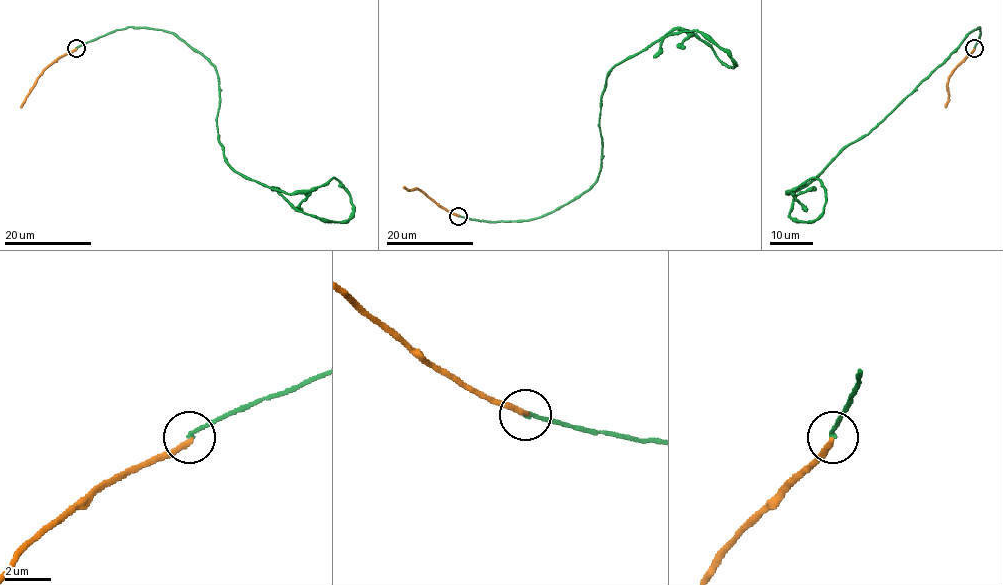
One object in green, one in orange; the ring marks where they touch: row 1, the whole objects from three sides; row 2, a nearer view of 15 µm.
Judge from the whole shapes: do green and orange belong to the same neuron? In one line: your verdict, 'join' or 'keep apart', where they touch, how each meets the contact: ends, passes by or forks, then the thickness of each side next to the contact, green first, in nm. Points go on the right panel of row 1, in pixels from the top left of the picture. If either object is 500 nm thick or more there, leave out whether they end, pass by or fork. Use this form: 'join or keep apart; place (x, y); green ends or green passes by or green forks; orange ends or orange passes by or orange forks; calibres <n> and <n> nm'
keep apart; place (974, 48); green ends; orange ends; calibres 170 and 240 nm

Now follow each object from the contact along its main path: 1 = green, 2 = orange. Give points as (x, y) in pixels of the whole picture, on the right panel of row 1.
1: (974, 48), (979, 27), (873, 129), (846, 146), (807, 185), (788, 193), (816, 177), (825, 188), (825, 204)
2: (974, 48), (949, 78), (946, 107)

